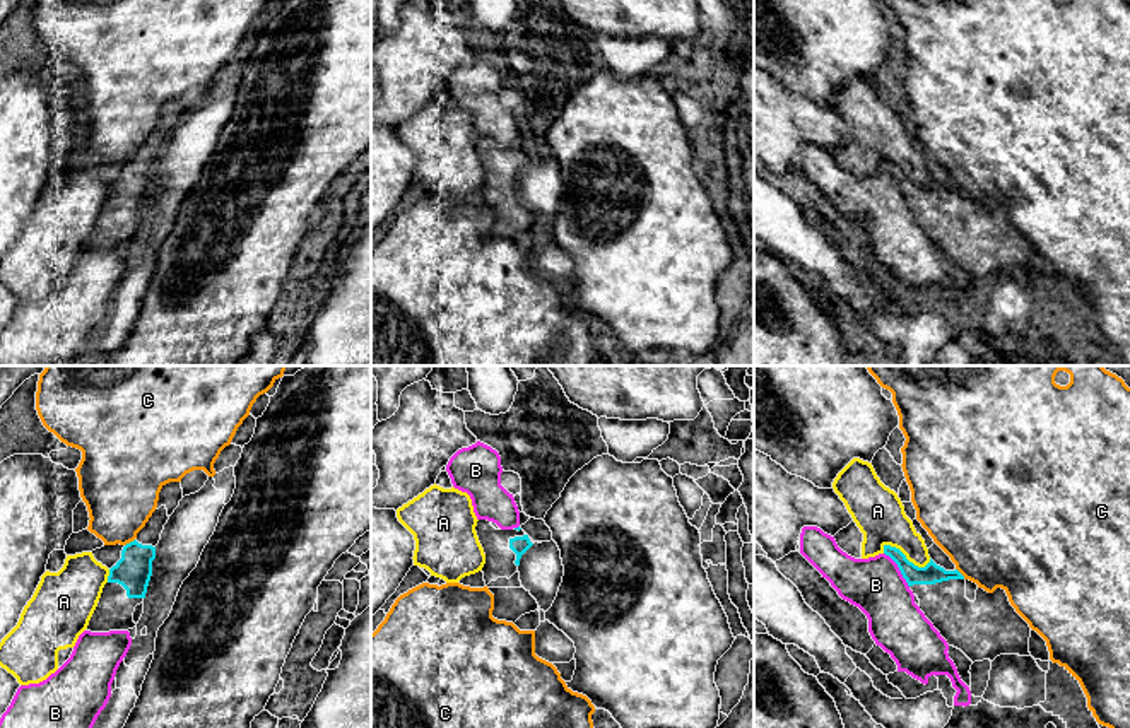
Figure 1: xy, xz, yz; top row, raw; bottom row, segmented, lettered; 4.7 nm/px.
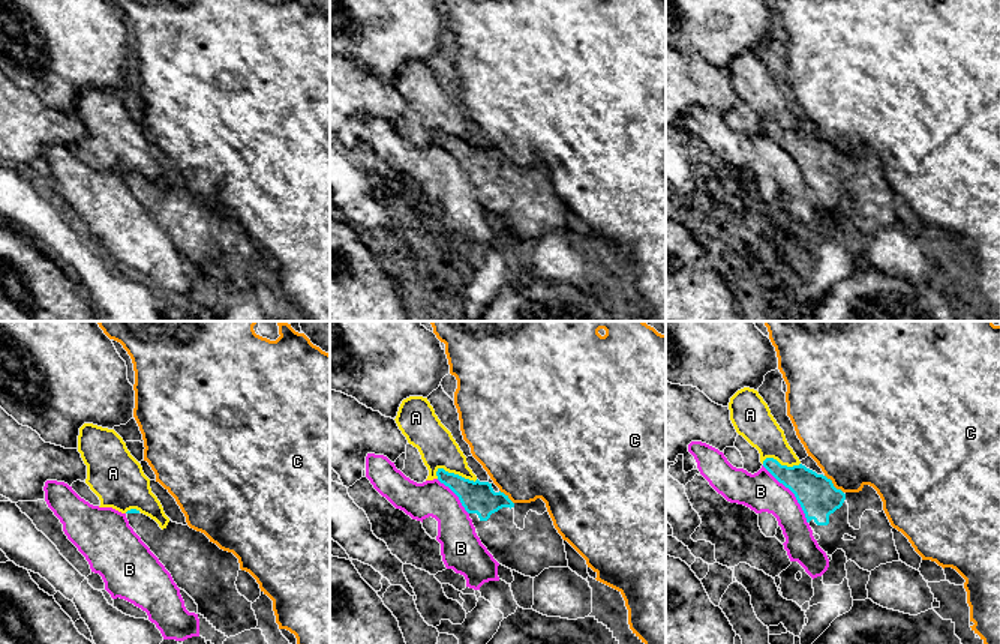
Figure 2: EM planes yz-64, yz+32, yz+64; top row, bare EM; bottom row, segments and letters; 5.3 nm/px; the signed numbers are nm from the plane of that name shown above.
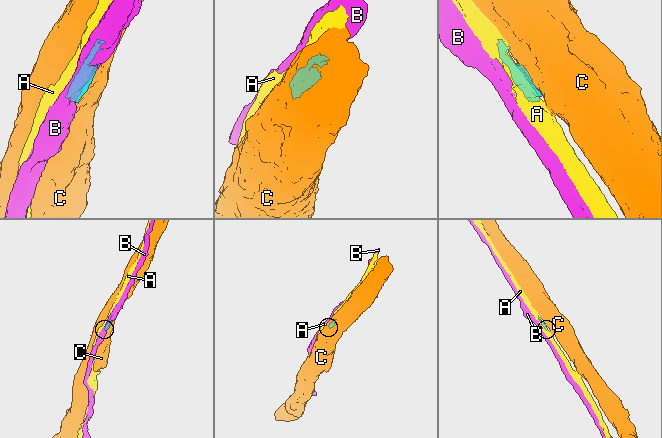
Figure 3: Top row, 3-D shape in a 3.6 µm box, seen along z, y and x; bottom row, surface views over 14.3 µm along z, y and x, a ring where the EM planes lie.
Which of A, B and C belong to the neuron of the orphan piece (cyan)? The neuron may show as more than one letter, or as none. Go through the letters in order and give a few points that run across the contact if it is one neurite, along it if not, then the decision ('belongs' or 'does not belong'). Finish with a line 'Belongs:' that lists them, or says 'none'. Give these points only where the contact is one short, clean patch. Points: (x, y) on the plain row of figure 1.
A: does not belong
B: does not belong
C: does not belong
Belongs: none

